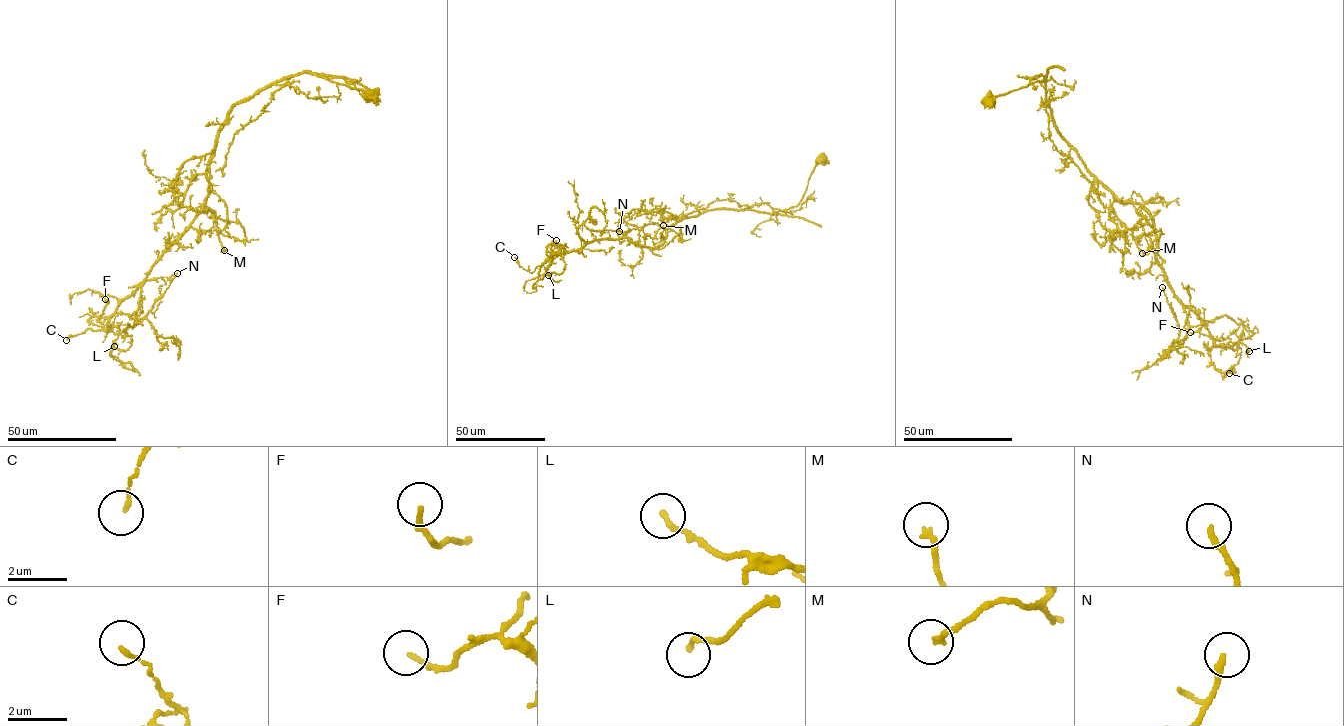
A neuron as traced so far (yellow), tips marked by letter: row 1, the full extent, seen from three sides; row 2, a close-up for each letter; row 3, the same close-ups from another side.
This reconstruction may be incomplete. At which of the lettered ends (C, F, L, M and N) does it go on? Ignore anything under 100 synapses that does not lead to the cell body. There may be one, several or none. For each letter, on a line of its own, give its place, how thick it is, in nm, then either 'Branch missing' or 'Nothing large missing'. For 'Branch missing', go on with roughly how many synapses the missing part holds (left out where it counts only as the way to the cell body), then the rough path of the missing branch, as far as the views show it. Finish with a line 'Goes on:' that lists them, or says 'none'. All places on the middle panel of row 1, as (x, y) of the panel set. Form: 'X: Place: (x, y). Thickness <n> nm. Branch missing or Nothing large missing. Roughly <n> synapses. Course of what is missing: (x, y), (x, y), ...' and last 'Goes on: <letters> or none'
C: Place: (514, 257). Thickness 120 nm. Nothing large missing
F: Place: (556, 240). Thickness 160 nm. Nothing large missing
L: Place: (548, 275). Thickness 180 nm. Nothing large missing
M: Place: (663, 225). Thickness 180 nm. Nothing large missing
N: Place: (619, 231). Thickness 190 nm. Nothing large missing
Goes on: none

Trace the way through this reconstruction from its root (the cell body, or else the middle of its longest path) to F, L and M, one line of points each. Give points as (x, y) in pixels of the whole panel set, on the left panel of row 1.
F: (371, 95), (305, 73), (237, 101), (209, 161), (211, 191), (190, 226), (106, 319), (101, 316), (105, 299)
L: (371, 95), (305, 73), (235, 104), (209, 161), (202, 209), (120, 301), (109, 324), (132, 341), (114, 346)
M: (371, 95), (305, 73), (270, 83), (235, 104), (209, 161), (212, 187), (202, 208), (214, 211), (224, 250)

